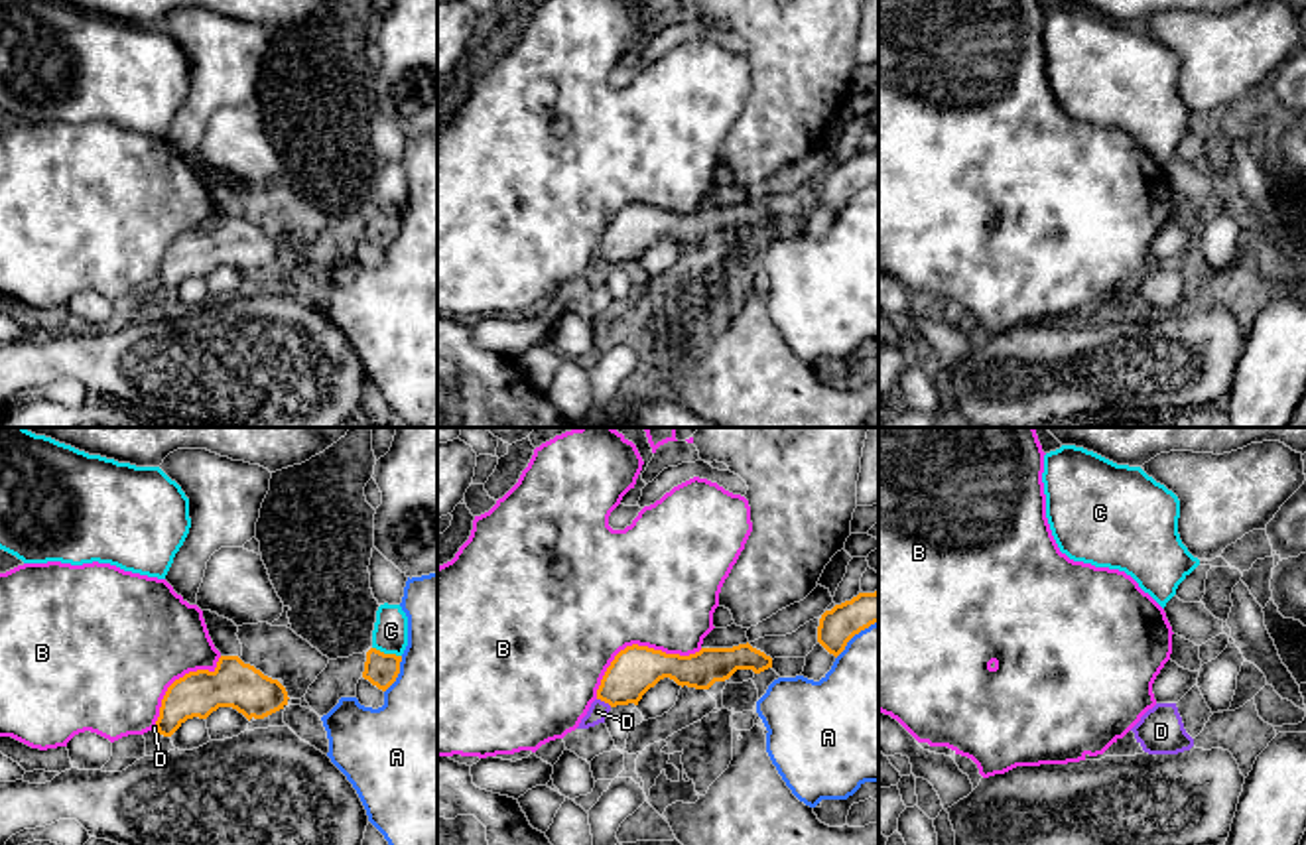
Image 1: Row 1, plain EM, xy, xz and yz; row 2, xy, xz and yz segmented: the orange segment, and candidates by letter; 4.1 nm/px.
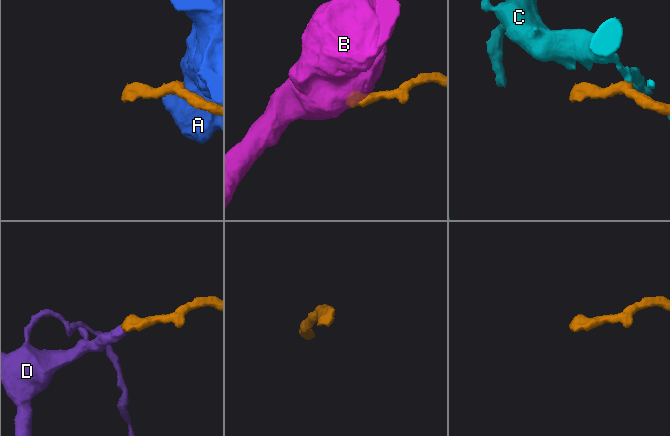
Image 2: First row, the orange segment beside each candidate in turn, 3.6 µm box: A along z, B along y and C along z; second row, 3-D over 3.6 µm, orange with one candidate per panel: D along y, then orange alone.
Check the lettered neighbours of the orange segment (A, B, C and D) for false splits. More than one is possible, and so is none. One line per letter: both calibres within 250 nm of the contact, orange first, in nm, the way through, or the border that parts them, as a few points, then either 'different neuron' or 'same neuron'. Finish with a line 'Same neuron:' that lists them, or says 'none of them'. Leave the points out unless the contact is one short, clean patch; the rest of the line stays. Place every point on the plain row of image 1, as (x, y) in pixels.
A: 140 nm thick on the orange side, 460 nm on the other; different neuron
B: 190 nm thick on the orange side, 500 nm on the other; different neuron
C: 140 nm thick on the orange side, 140 nm on the other; border along xy (373, 205), (400, 215); different neuron
D: 190 nm thick on the orange side, 80 nm on the other; runs through xz (637, 227), (605, 260), (597, 270); same neuron
Same neuron: D

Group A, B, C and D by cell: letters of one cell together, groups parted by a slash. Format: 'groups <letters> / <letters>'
groups A / B / C / D

